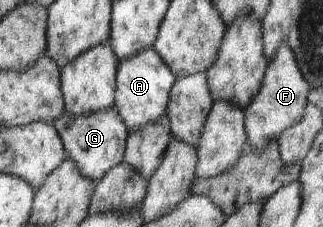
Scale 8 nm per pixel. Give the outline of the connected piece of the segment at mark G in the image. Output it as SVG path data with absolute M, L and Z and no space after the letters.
M108 108L104 112L92 112L88 116L74 116L67 110L56 120L56 130L60 133L68 156L76 162L78 170L92 178L94 182L100 182L112 168L120 166L125 161L127 154L127 140L130 136L128 126L120 118L117 108Z

